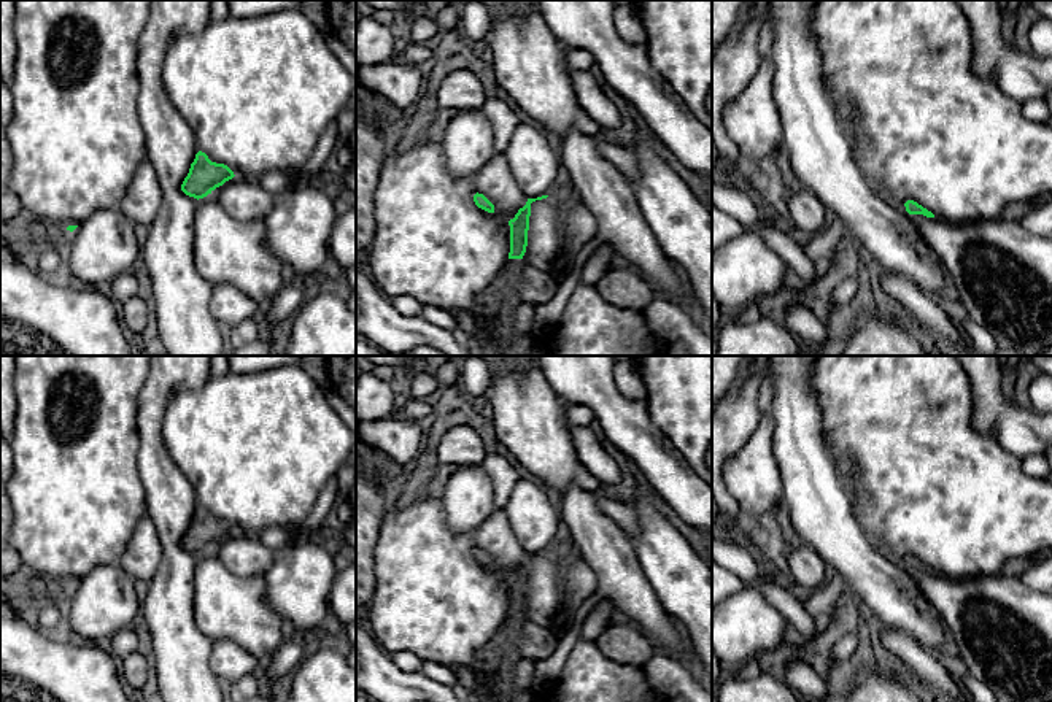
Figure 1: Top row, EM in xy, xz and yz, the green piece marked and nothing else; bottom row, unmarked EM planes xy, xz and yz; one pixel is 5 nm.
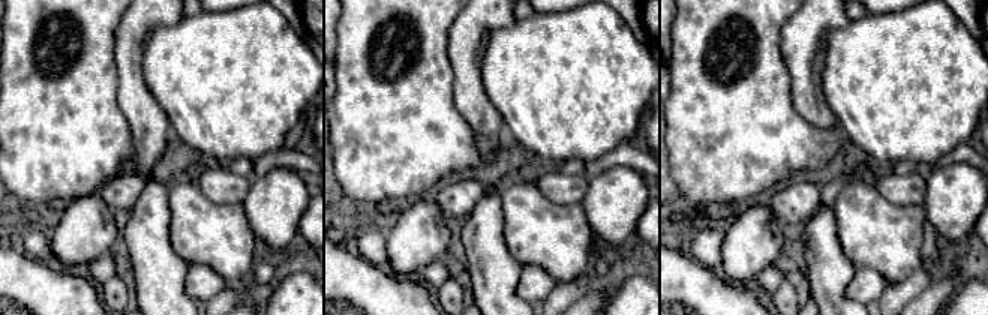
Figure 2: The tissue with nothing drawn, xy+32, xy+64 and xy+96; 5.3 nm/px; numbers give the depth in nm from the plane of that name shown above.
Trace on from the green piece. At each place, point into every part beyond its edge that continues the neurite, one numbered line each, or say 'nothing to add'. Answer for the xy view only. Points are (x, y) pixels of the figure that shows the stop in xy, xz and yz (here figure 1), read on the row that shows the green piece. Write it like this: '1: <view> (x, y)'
nothing to add

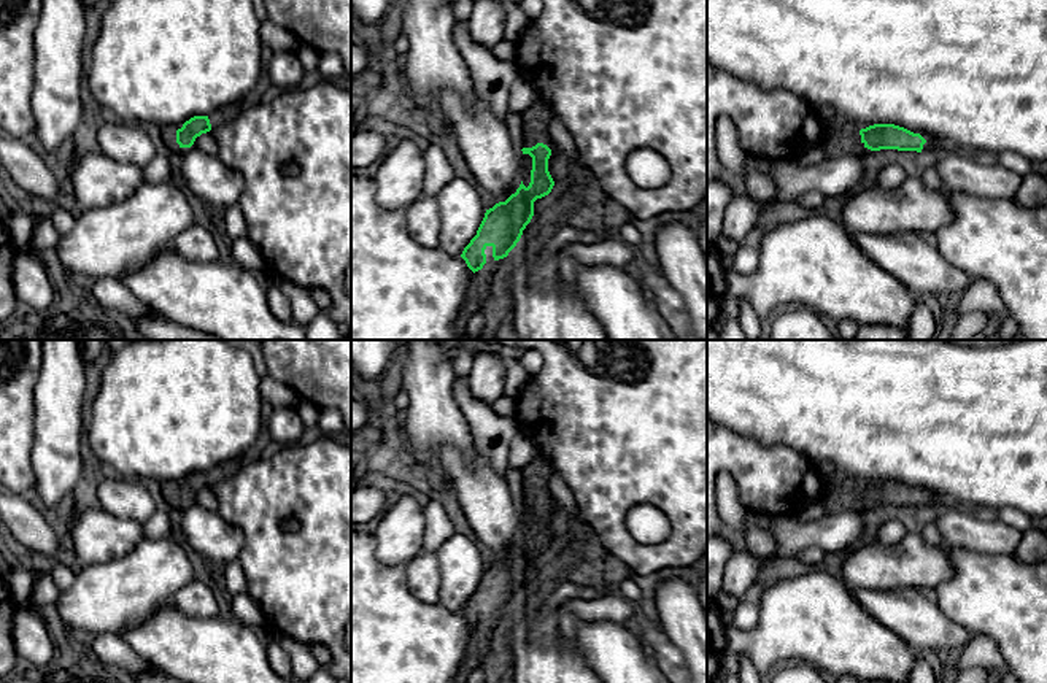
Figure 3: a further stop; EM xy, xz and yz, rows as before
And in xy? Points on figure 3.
1: xy (227, 113)

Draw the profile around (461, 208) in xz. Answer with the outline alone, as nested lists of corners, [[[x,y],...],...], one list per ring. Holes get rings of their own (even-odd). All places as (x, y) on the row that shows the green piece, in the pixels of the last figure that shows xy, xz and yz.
[[[454,178],[435,199],[440,210],[439,248],[451,256],[461,256],[485,218],[481,195],[467,179]]]

